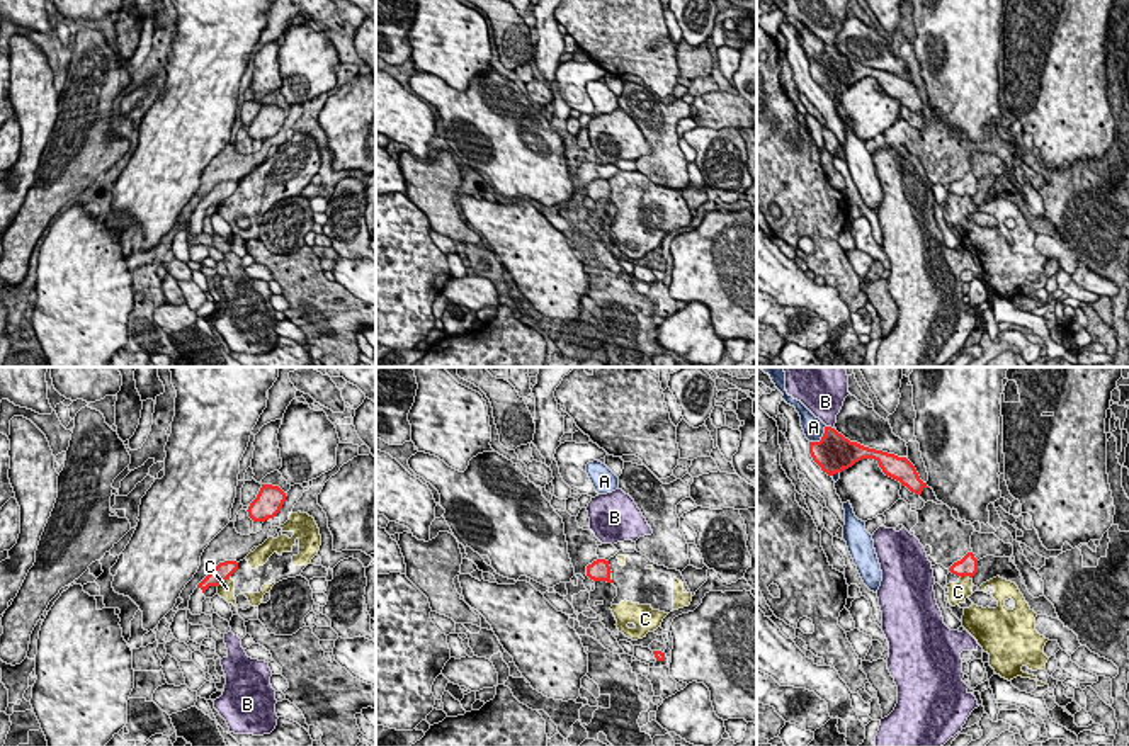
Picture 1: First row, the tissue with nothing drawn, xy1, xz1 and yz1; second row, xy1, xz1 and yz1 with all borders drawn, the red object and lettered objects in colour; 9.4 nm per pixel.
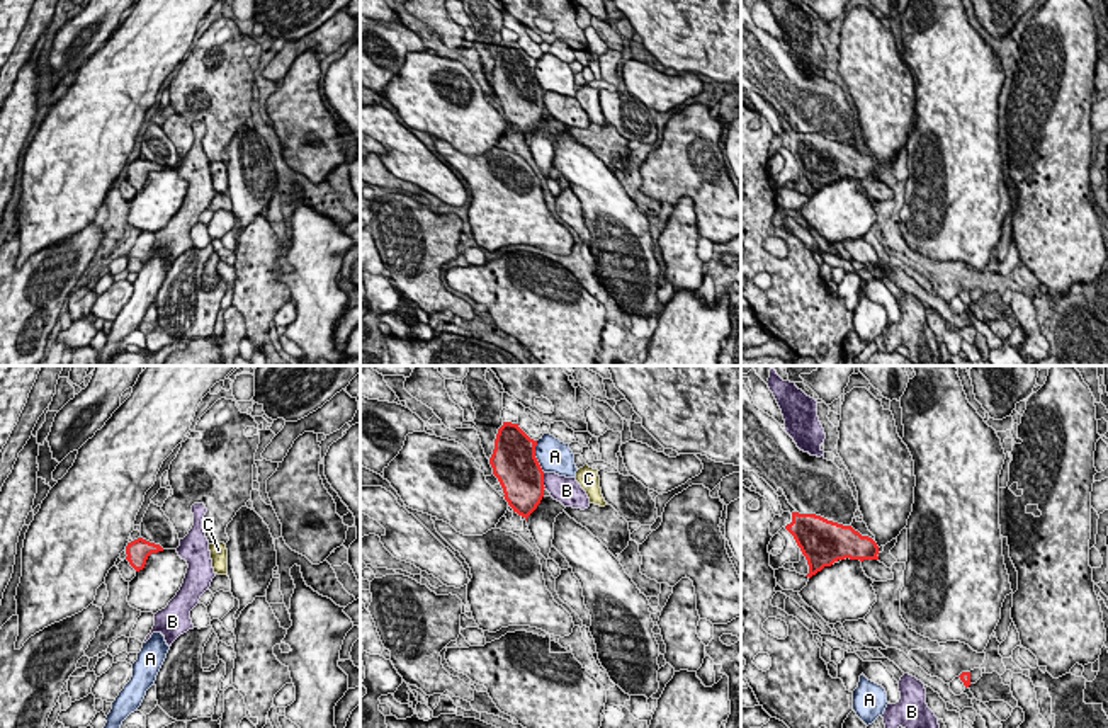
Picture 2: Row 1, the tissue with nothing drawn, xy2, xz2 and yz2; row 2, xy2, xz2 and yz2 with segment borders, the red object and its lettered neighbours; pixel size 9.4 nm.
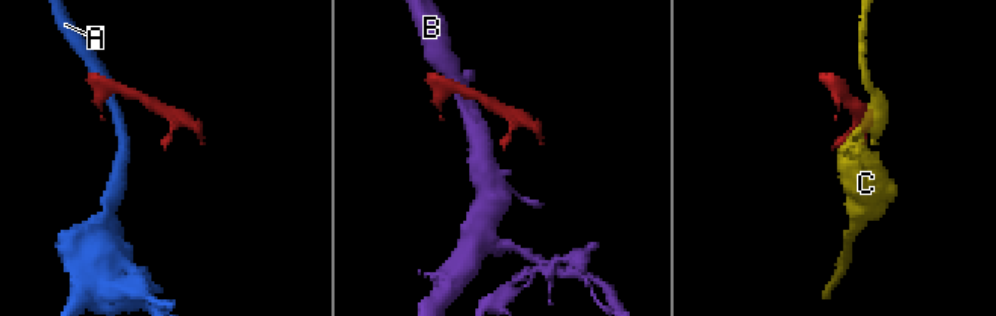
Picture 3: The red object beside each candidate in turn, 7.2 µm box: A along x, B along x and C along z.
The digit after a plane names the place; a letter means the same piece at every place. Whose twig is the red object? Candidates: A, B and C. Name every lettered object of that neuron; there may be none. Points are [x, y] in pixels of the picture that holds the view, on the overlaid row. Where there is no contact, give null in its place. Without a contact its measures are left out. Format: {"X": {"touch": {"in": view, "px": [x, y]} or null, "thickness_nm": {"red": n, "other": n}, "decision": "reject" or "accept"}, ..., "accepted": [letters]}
{"A": {"touch": {"in": "xz2", "px": [534, 456]}, "thickness_nm": {"red": 420, "other": 320}, "decision": "reject"}, "B": {"touch": {"in": "xz2", "px": [542, 480]}, "thickness_nm": {"red": 420, "other": 260}, "decision": "reject"}, "C": {"touch": {"in": "xy1", "px": [223, 580]}, "thickness_nm": {"red": 160, "other": 160}, "decision": "reject"}, "accepted": []}

